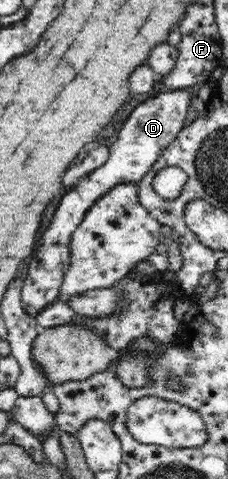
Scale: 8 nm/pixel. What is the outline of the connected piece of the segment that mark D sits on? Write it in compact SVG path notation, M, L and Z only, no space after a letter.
M197 84L184 90L163 90L138 104L118 127L117 135L112 139L109 158L101 167L86 174L74 187L65 191L53 213L51 224L43 232L41 246L37 248L26 267L28 272L21 288L21 298L27 314L39 314L43 308L51 306L51 303L59 299L64 275L70 266L70 241L88 209L95 204L95 200L99 200L99 197L115 188L117 184L136 184L147 174L163 150L175 140L184 127L190 100L193 96L197 96L201 85Z

